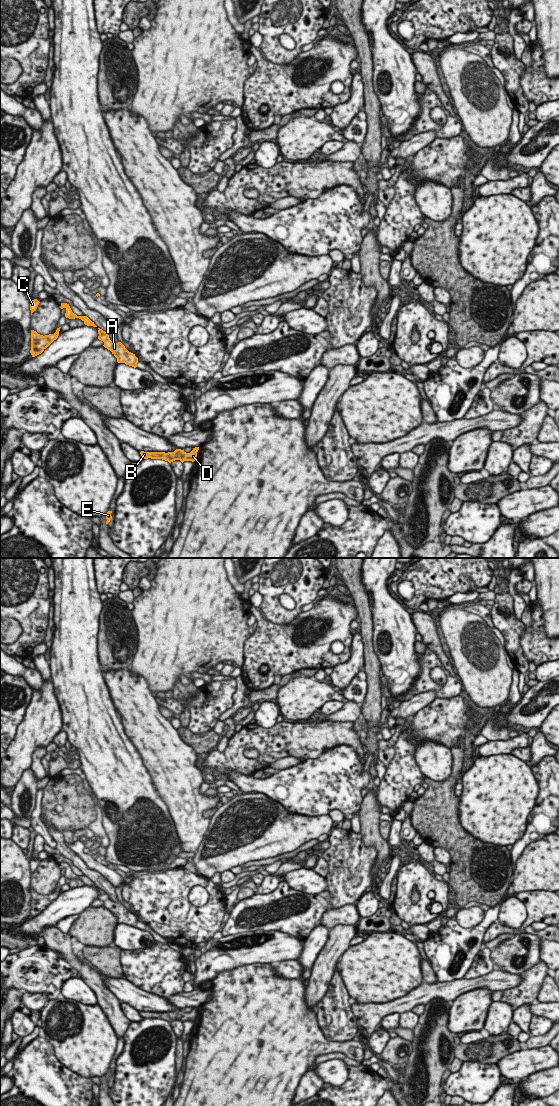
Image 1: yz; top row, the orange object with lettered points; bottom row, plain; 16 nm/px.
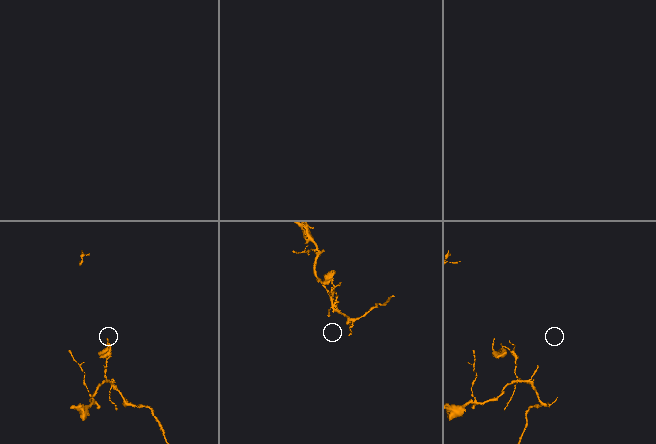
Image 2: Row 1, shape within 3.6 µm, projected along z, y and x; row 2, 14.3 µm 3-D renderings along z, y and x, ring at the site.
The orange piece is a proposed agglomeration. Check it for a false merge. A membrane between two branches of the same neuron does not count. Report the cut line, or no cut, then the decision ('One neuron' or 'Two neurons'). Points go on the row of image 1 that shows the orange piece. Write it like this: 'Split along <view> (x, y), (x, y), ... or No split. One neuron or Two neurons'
No split. One neuron.

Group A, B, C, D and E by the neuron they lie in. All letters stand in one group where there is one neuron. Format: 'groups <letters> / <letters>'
groups A B C D E

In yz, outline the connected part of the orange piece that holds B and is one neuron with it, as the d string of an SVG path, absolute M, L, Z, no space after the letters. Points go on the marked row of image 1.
M199 447L193 448L193 450L190 453L186 453L184 450L176 449L174 452L144 452L141 451L140 454L144 459L162 459L165 461L168 461L169 463L180 460L182 463L184 461L192 461L194 462L197 457L197 452L199 450Z

